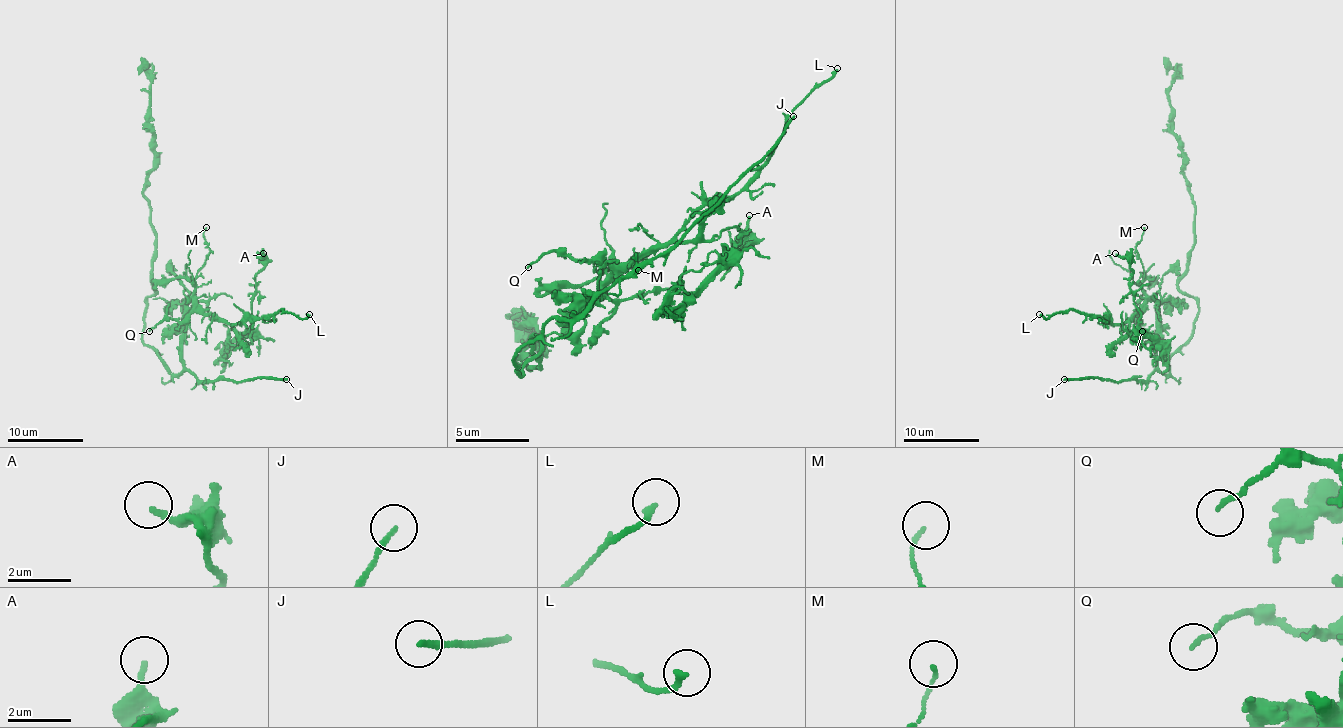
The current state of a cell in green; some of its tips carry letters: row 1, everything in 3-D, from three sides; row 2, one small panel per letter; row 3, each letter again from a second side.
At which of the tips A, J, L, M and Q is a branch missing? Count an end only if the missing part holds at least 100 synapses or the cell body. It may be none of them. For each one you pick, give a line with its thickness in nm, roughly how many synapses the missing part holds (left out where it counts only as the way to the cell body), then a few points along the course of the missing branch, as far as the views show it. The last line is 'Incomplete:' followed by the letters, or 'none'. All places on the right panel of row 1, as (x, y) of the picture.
J: 190 nm thick
Incomplete: J

